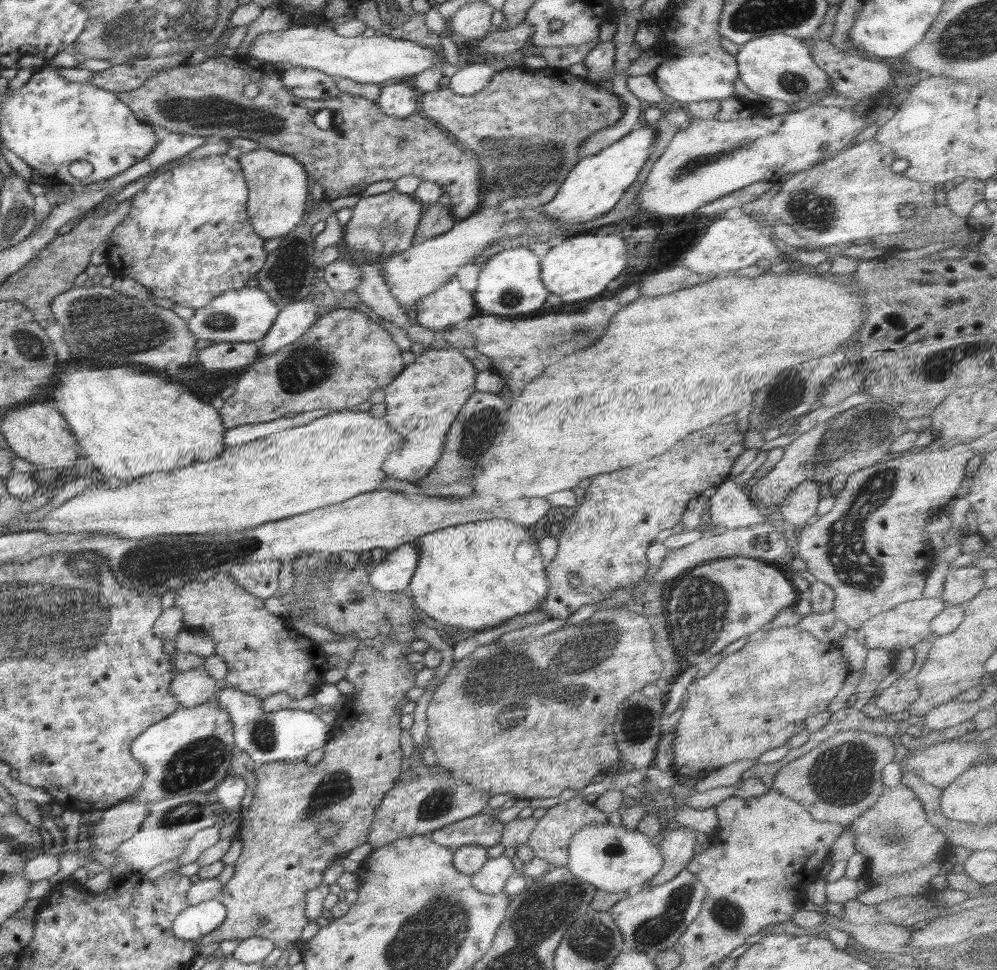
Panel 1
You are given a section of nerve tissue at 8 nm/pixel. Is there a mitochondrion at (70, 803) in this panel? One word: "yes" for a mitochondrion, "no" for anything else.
no

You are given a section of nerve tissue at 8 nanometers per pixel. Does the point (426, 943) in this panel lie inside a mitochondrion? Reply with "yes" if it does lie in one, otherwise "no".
yes

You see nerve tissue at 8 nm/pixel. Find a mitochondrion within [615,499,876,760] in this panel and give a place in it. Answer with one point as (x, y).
(700, 610)

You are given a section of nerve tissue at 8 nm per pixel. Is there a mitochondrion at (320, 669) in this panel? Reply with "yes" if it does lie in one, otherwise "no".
no

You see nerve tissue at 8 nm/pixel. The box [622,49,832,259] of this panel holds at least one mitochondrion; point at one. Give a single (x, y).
(690, 166)

